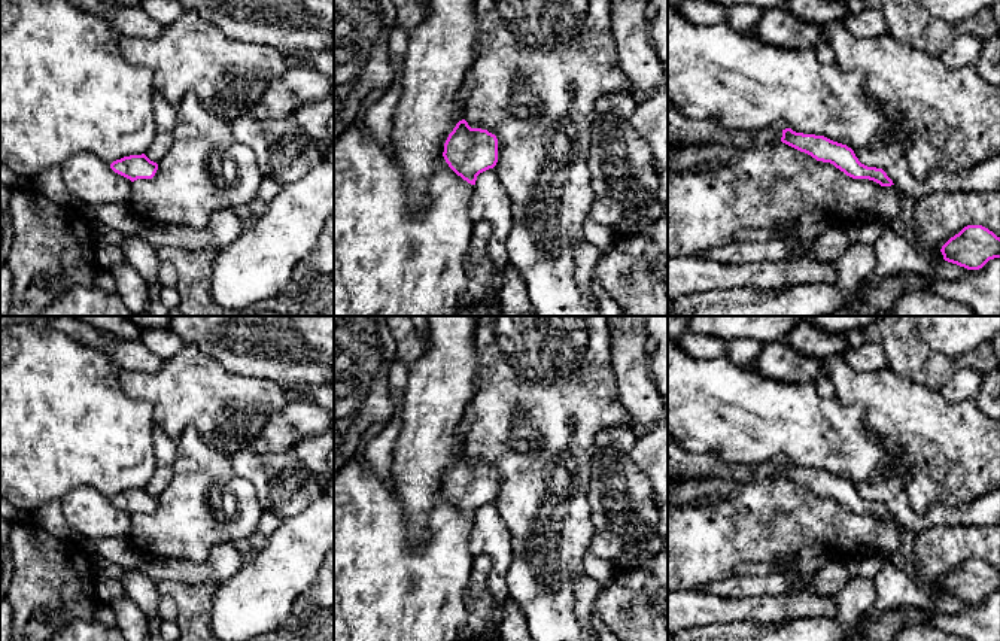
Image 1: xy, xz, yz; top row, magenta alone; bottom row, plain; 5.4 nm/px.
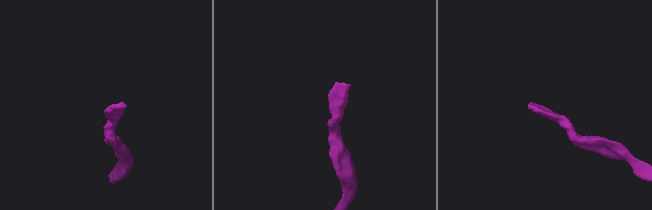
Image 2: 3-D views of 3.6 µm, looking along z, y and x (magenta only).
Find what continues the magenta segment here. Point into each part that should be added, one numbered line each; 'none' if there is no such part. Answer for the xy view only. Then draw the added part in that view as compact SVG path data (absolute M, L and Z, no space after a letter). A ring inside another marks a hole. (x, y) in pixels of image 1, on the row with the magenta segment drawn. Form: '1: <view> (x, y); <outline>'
none

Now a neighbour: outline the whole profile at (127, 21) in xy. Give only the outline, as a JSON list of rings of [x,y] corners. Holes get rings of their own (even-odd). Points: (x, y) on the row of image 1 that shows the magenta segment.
[[[119,6],[110,19],[110,27],[118,36],[156,37],[165,25],[151,18],[142,6]]]

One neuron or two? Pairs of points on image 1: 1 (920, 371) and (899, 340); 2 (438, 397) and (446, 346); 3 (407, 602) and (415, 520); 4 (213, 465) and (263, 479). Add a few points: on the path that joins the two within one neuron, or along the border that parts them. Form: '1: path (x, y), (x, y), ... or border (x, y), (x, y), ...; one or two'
1: path (918, 364), (903, 348); one
2: path (440, 385), (446, 377), (446, 358); one
3: border (403, 510), (407, 540), (419, 549); two
4: border (230, 458), (231, 468), (254, 488), (257, 498); two

